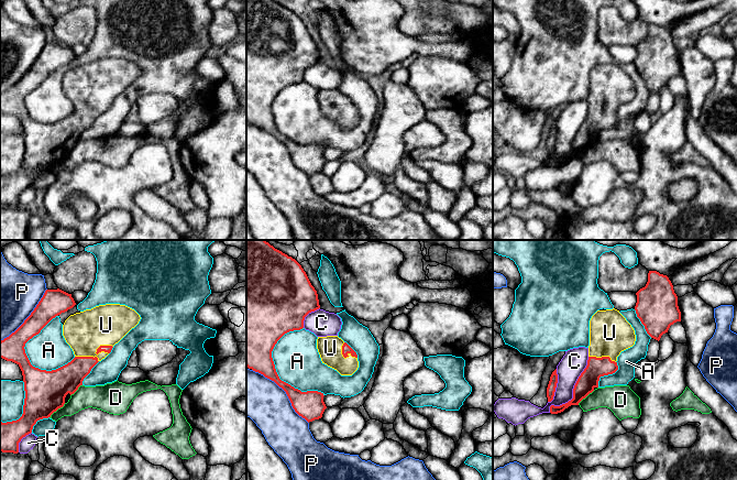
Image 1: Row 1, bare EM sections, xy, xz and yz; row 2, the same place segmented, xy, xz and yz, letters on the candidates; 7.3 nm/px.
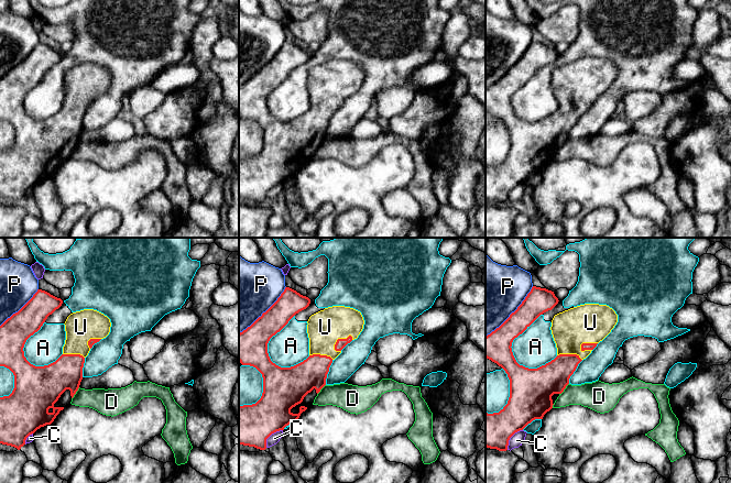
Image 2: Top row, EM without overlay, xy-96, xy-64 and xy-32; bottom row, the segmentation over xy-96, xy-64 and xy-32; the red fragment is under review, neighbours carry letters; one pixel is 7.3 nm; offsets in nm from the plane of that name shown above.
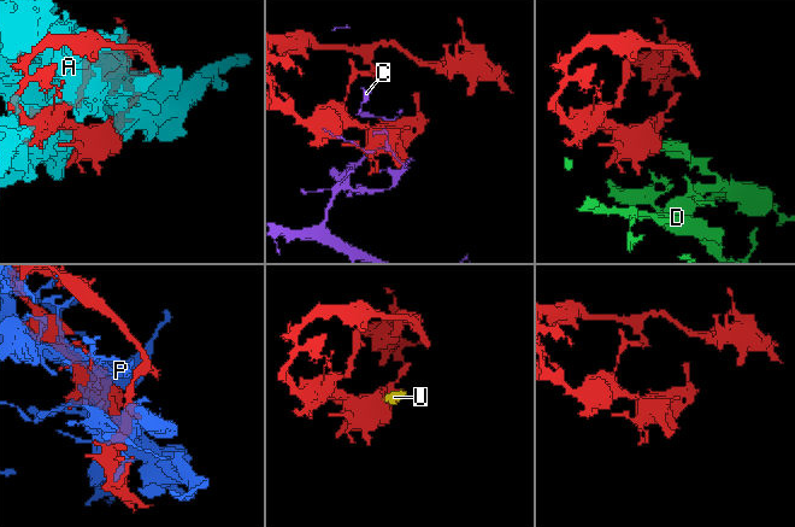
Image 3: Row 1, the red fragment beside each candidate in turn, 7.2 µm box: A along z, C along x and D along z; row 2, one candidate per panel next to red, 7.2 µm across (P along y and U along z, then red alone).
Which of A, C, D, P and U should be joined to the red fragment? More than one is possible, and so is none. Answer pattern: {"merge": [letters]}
{"merge": ["U"]}

